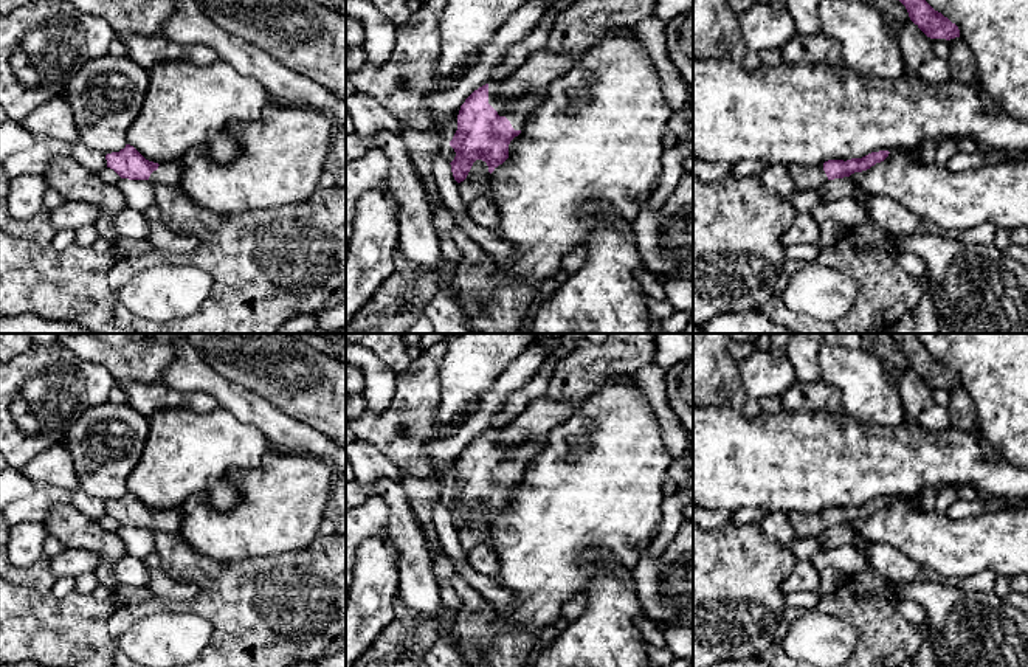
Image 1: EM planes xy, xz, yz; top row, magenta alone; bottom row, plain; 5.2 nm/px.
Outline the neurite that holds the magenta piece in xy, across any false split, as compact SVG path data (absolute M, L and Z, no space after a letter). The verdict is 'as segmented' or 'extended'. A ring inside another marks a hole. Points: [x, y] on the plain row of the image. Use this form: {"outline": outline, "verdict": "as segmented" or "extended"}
{"outline": "M126 492L119 499L105 503L107 515L113 517L121 526L149 527L154 534L178 534L181 527L180 509L154 510L146 507L133 493Z", "verdict": "extended"}

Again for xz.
{"outline": "M586 396L535 399L510 425L485 431L465 447L457 462L457 478L450 489L456 499L450 512L457 530L467 526L476 507L485 509L492 521L509 506L510 489L547 445L550 431L566 422Z", "verdict": "extended"}

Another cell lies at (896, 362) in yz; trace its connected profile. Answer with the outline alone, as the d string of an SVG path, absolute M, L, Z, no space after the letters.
M884 344L881 347L881 354L885 361L888 375L895 380L898 380L902 372L910 368L906 354L893 344Z

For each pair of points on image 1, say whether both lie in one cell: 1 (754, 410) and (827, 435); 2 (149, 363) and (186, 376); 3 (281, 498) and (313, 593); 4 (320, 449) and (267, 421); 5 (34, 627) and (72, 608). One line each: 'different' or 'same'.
1: different
2: different
3: different
4: same
5: same

